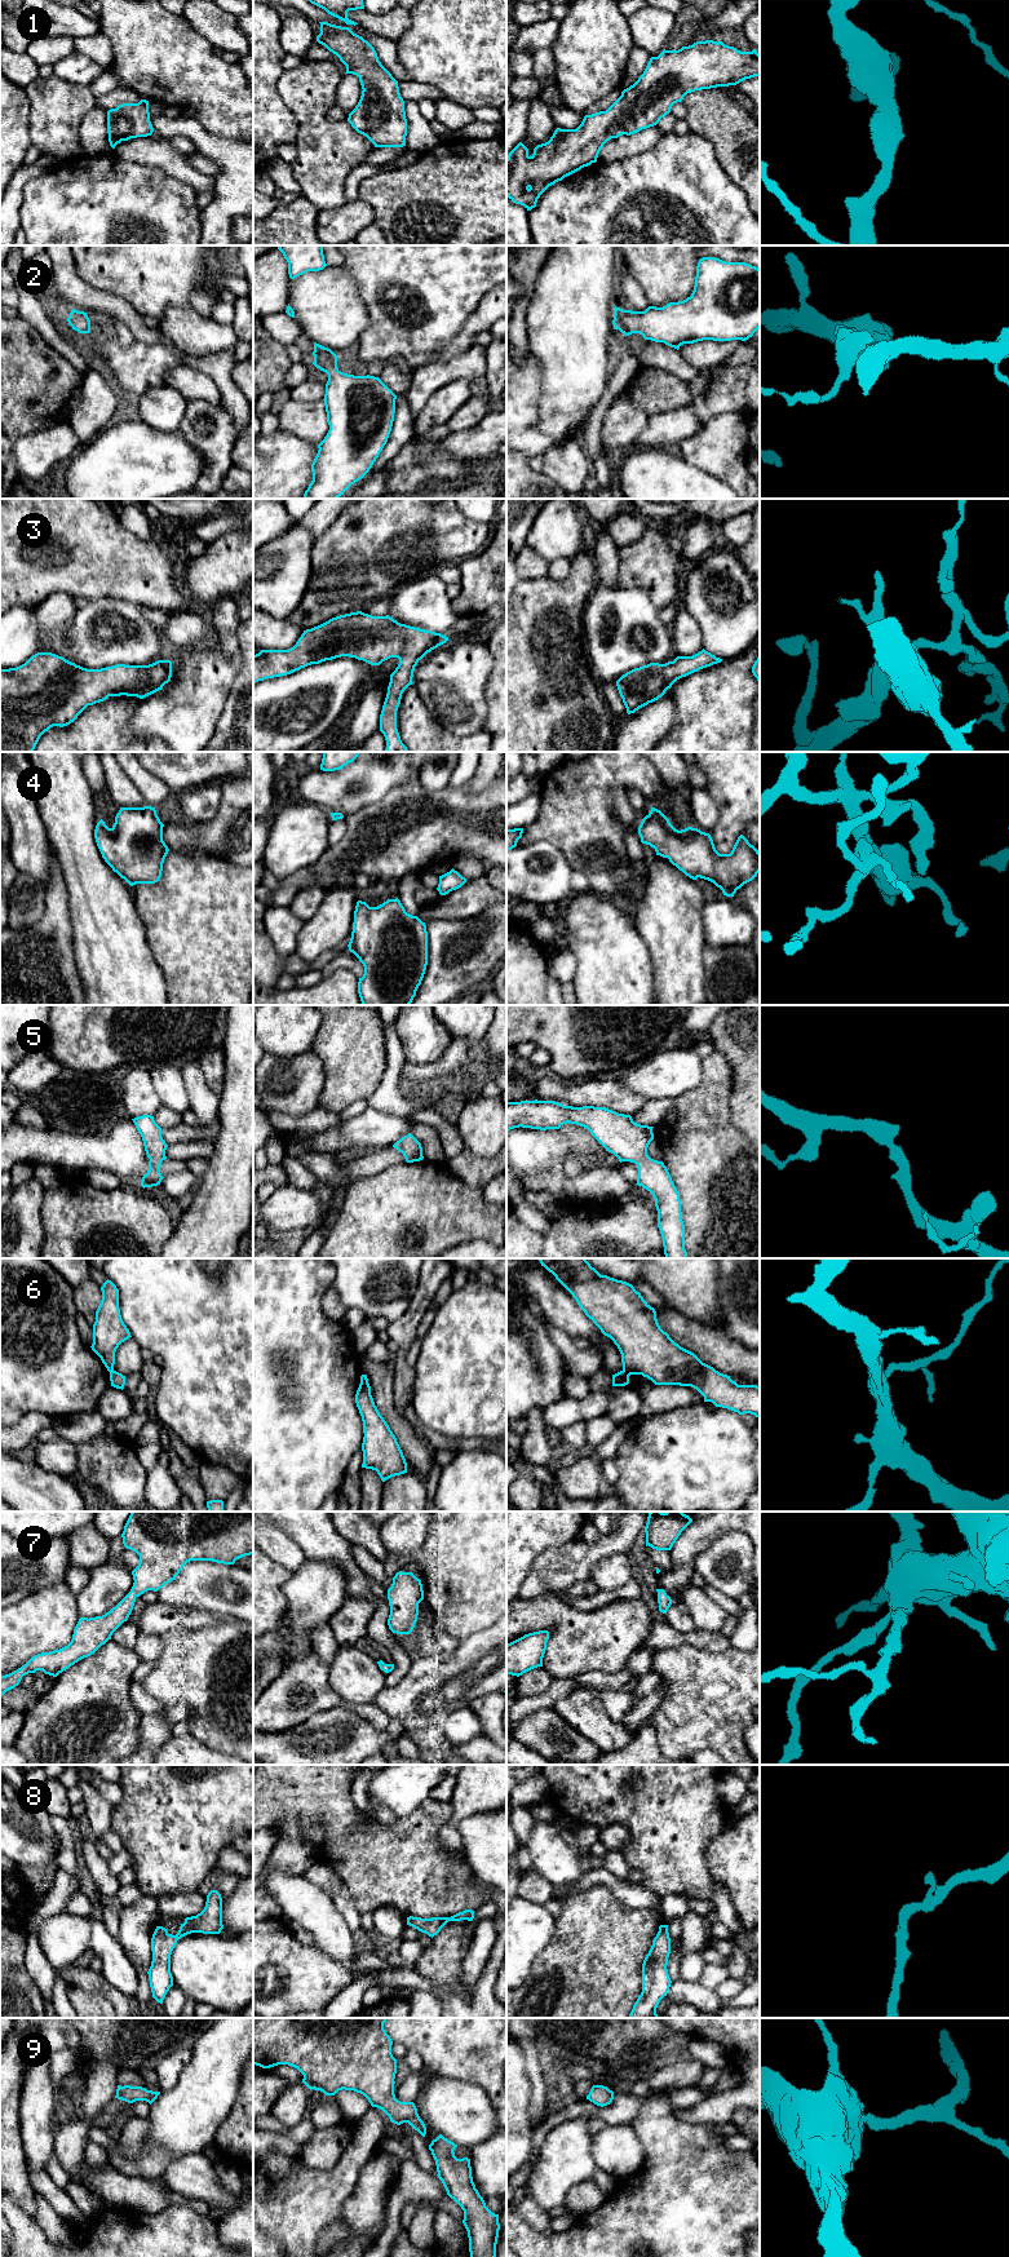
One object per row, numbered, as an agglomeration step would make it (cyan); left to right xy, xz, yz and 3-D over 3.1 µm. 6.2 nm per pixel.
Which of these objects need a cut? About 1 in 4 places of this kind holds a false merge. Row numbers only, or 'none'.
6

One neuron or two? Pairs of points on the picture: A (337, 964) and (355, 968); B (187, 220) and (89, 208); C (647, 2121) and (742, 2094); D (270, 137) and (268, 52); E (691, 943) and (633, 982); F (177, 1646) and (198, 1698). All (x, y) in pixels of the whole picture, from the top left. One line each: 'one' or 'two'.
A: one
B: one
C: two
D: one
E: two
F: one

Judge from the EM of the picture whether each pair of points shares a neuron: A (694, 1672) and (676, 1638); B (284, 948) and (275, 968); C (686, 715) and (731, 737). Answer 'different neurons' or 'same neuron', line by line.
A: different neurons
B: different neurons
C: same neuron

